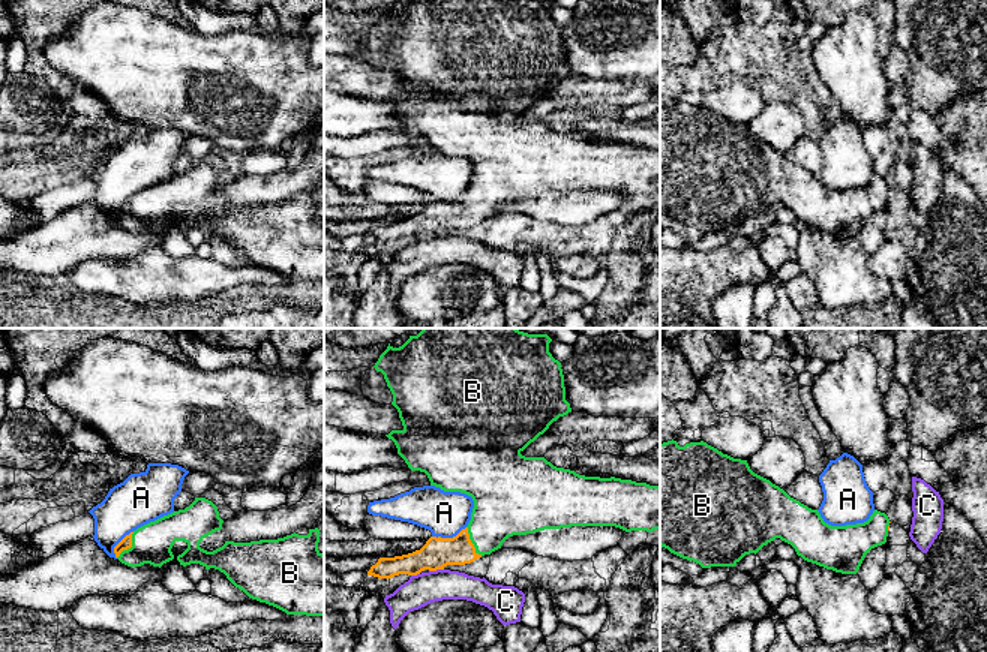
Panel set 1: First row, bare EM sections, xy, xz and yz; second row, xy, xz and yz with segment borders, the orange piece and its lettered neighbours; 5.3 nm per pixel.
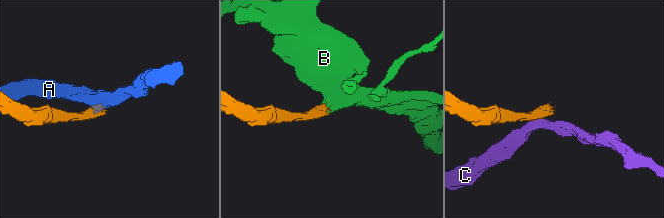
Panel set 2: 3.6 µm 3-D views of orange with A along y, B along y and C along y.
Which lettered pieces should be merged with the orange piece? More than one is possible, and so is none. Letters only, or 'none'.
B

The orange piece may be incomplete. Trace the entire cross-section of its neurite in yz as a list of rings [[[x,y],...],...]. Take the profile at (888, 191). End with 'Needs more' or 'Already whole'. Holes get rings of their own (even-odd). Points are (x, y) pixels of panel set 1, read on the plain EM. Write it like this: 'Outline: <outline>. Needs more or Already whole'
Outline: [[[674,103],[660,108],[660,210],[702,232],[735,231],[746,219],[756,219],[764,210],[780,202],[807,226],[842,238],[856,238],[866,219],[886,207],[888,195],[890,183],[878,174],[864,187],[831,190],[818,174],[808,172],[770,144],[754,138],[747,124],[723,118],[704,105],[684,111]]]. Needs more

